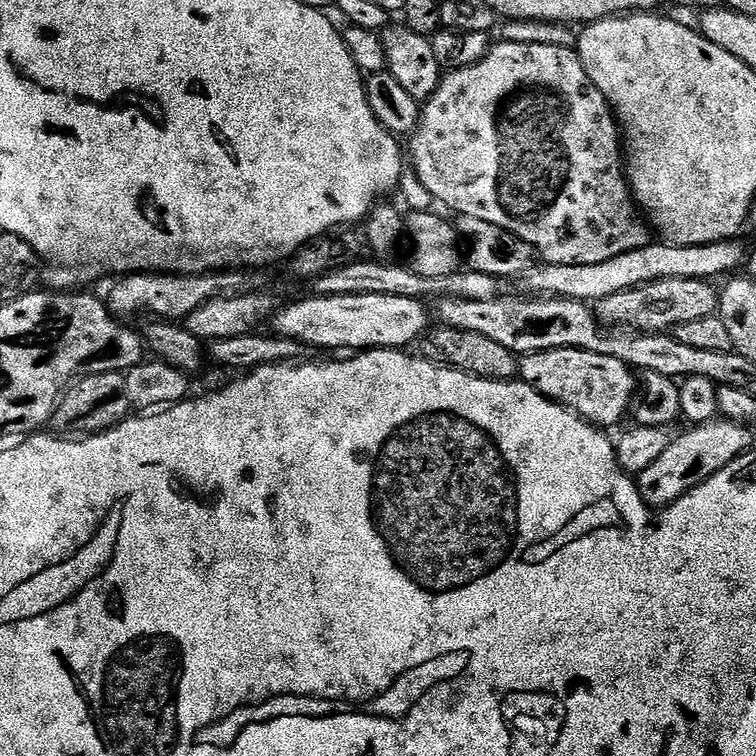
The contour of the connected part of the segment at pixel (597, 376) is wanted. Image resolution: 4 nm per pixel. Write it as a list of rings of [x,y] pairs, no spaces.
[[[559,348],[527,353],[519,361],[518,376],[547,400],[569,408],[576,415],[601,429],[609,430],[628,412],[632,395],[637,395],[638,380],[633,369],[618,358],[594,354],[581,348]]]

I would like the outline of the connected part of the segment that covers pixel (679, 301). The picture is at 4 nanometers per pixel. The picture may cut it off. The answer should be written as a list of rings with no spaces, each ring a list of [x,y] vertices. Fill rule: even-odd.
[[[662,278],[658,282],[646,282],[610,298],[595,301],[597,321],[604,326],[631,330],[641,334],[668,334],[686,322],[698,322],[698,318],[715,316],[718,312],[718,288],[710,280],[694,278]]]

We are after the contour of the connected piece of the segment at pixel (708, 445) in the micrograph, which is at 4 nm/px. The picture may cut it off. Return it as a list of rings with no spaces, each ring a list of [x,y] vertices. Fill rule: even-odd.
[[[717,418],[709,424],[689,427],[680,437],[669,439],[666,450],[660,457],[638,473],[638,487],[642,498],[653,510],[668,508],[678,502],[691,488],[704,484],[714,474],[718,474],[730,462],[753,447],[751,427],[727,418]]]

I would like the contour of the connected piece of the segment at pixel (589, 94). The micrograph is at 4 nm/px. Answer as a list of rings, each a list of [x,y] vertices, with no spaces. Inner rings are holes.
[[[508,40],[505,44],[493,43],[477,64],[453,68],[441,79],[438,90],[434,90],[430,99],[423,101],[420,122],[408,142],[406,152],[410,157],[411,171],[412,168],[416,171],[421,186],[434,199],[441,200],[448,208],[453,208],[453,213],[482,218],[482,222],[490,222],[503,232],[514,234],[527,244],[529,249],[534,250],[535,255],[537,252],[543,263],[586,266],[594,262],[610,262],[610,258],[618,258],[618,254],[645,248],[650,242],[649,225],[638,211],[632,189],[628,187],[626,165],[622,159],[622,133],[618,121],[608,103],[604,101],[604,95],[594,86],[594,82],[590,82],[580,61],[579,51],[572,49],[571,52],[560,44],[527,44],[524,40]]]

